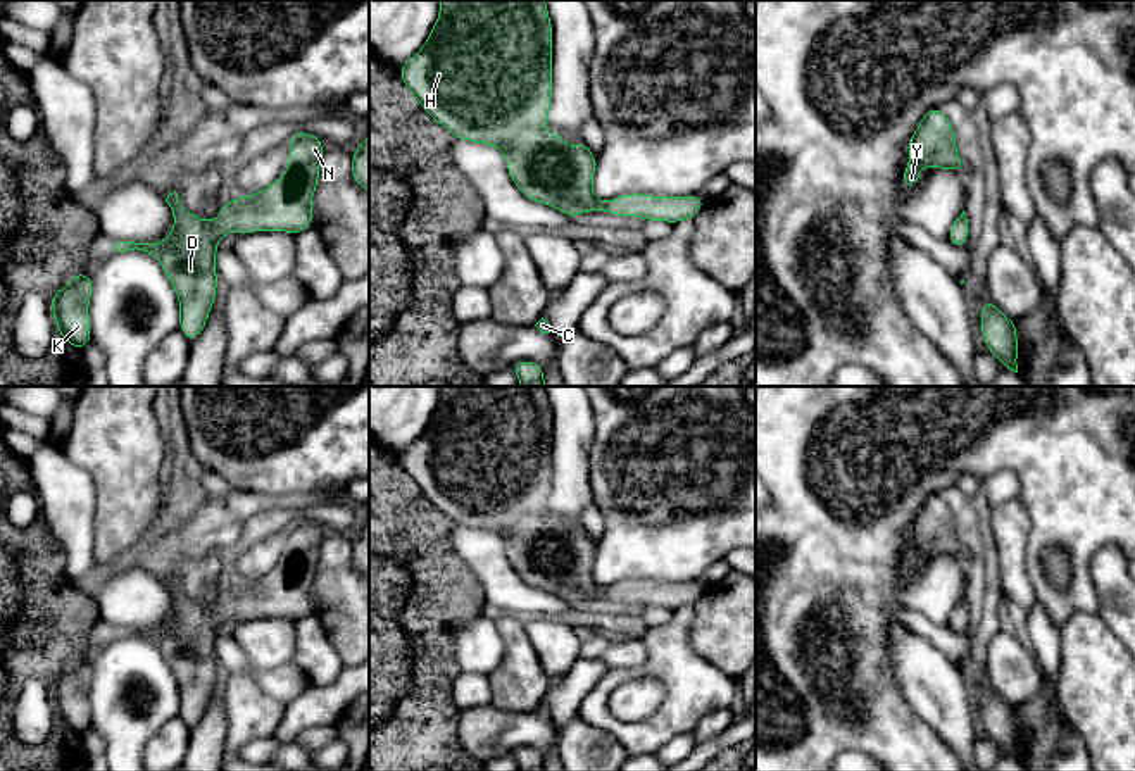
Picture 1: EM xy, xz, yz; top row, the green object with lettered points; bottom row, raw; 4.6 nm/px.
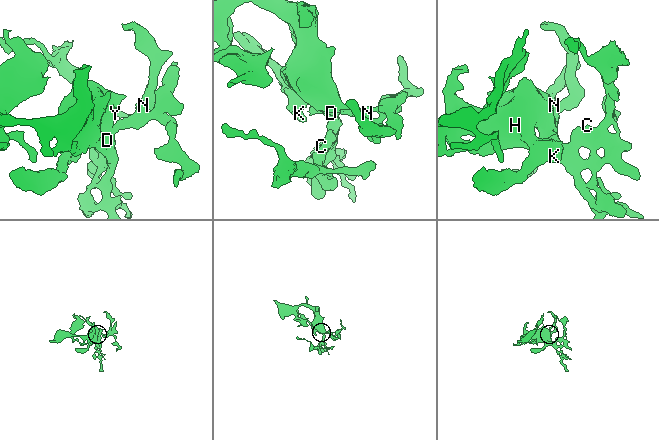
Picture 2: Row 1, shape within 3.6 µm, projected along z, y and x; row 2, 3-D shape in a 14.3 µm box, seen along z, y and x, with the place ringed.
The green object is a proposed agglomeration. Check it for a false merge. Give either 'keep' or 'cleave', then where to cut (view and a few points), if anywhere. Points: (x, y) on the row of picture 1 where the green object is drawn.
keep; no cut

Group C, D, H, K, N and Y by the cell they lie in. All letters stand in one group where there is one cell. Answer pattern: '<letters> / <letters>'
C D H K N Y

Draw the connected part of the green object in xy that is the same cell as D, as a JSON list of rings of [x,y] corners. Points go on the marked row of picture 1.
[[[293,129],[292,133],[288,171],[267,188],[243,198],[231,198],[221,205],[219,217],[212,221],[200,219],[185,210],[178,200],[178,193],[172,191],[167,195],[166,202],[172,210],[174,228],[166,240],[159,243],[119,241],[114,247],[117,252],[138,248],[159,260],[178,295],[179,331],[190,340],[190,343],[204,331],[210,309],[216,302],[217,271],[214,257],[223,236],[226,236],[231,229],[235,233],[247,235],[255,231],[285,231],[298,235],[305,228],[312,226],[310,202],[319,181],[321,157],[324,154],[323,140],[316,135]]]

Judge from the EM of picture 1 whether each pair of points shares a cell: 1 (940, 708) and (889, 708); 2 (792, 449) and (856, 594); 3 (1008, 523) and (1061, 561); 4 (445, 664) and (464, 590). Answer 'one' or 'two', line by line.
1: two
2: one
3: two
4: one

